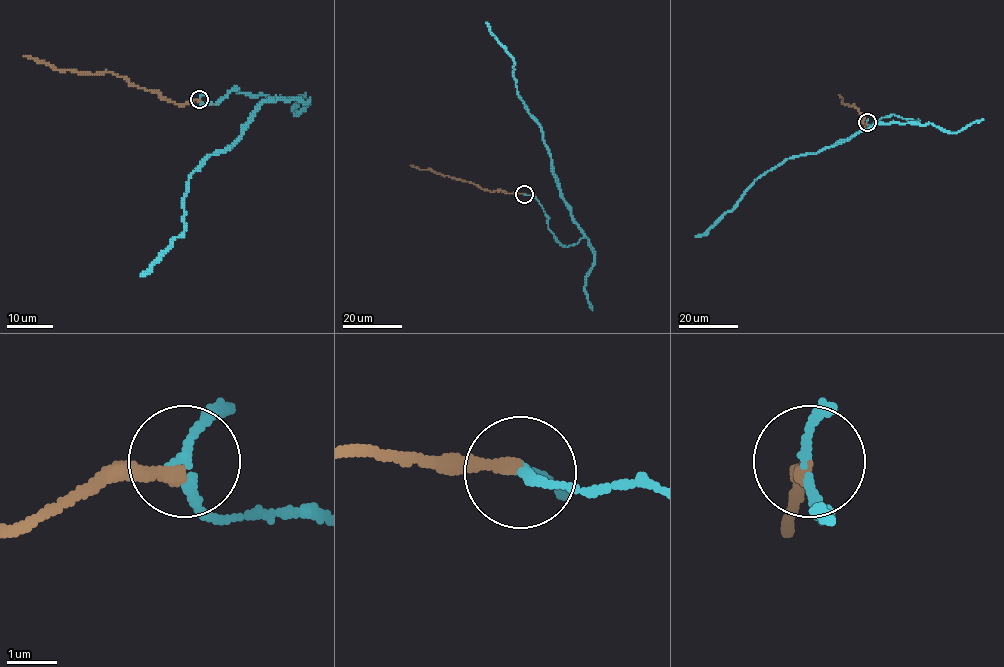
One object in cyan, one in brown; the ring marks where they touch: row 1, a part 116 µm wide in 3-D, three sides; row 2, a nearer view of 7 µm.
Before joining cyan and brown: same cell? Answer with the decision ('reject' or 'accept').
accept

